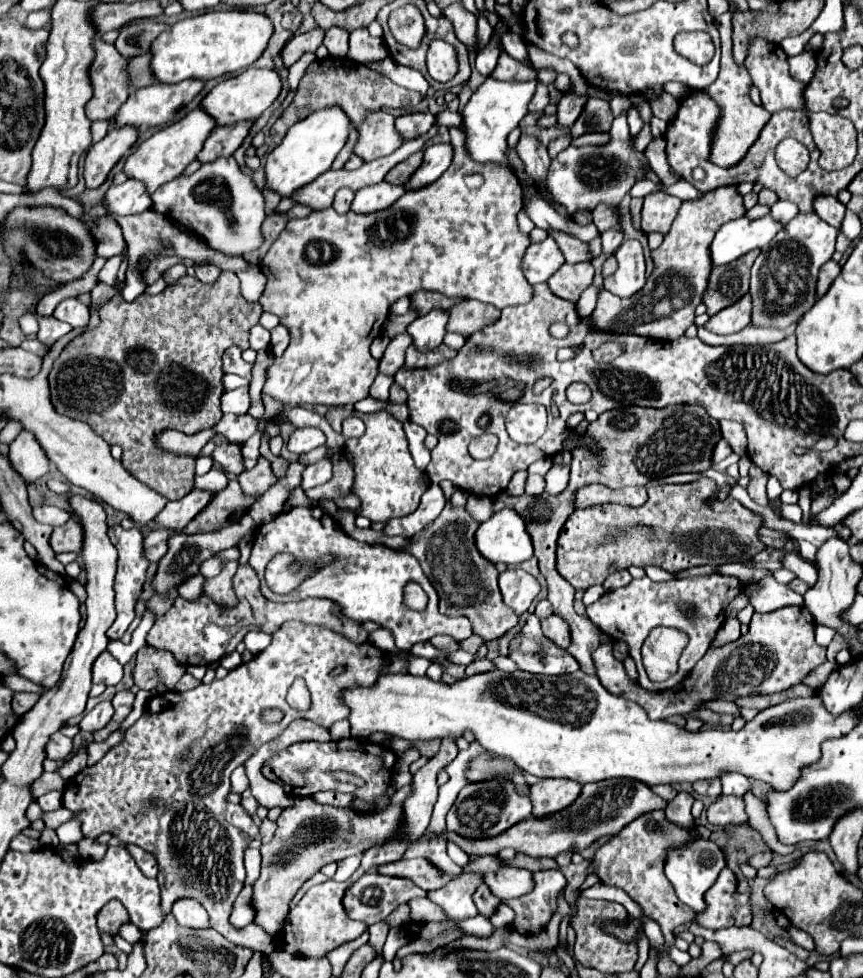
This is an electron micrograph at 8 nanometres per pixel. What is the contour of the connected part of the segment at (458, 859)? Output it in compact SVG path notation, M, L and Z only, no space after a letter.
M448 841L448 845L446 845L446 851L448 851L448 855L450 855L450 859L454 861L454 863L458 863L458 865L462 865L464 867L464 857L468 857L454 841Z

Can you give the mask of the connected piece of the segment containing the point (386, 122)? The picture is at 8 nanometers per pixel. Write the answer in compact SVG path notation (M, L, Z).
M370 111L364 121L356 125L358 139L354 143L352 153L360 159L374 161L396 151L404 139L394 127L394 117L386 111Z

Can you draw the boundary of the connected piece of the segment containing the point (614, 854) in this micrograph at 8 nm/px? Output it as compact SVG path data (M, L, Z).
M648 811L640 817L636 817L632 823L628 823L608 843L600 845L586 871L586 873L596 873L604 885L626 891L640 905L644 917L654 919L660 925L665 938L665 947L660 955L660 960L666 962L671 962L669 948L675 943L672 929L678 925L692 923L692 919L696 917L694 911L690 911L690 907L686 907L674 895L674 887L670 887L670 881L664 875L666 853L670 849L684 847L692 837L694 837L694 831L674 825L672 821L666 819L664 811Z

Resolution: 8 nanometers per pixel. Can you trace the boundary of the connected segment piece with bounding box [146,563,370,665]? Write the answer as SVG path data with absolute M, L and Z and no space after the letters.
M248 563L238 567L236 575L232 577L232 583L234 583L234 593L238 597L238 605L224 609L218 603L214 603L206 593L200 595L196 601L186 601L186 599L178 597L176 603L172 605L172 609L156 619L154 627L146 635L146 643L156 649L170 651L176 657L176 661L182 665L210 665L214 661L220 661L224 655L232 653L250 629L260 629L264 633L272 633L284 621L290 621L290 619L330 627L330 629L346 635L348 639L354 639L354 643L362 643L370 635L362 627L362 623L342 615L340 607L330 599L308 597L308 599L302 599L296 603L268 601L260 593L256 571Z

